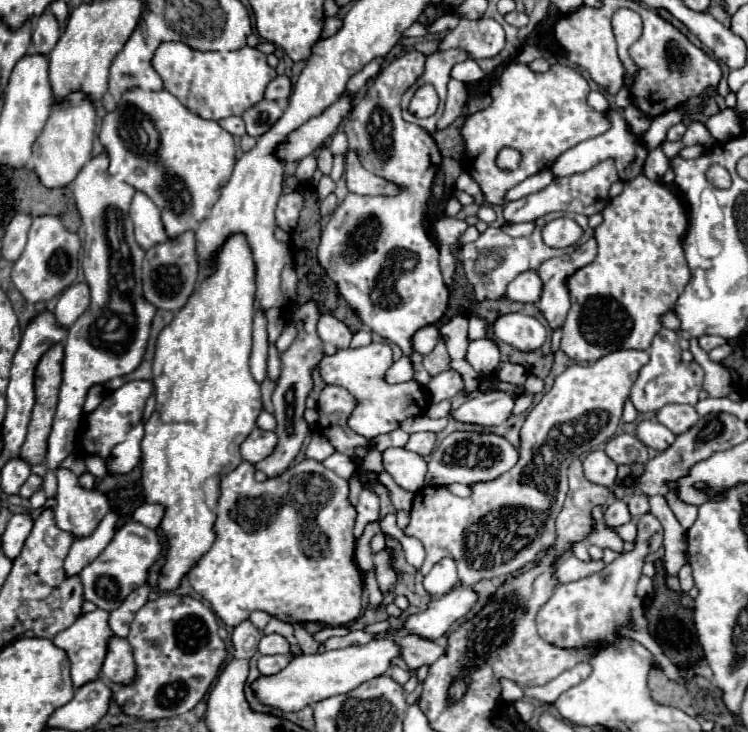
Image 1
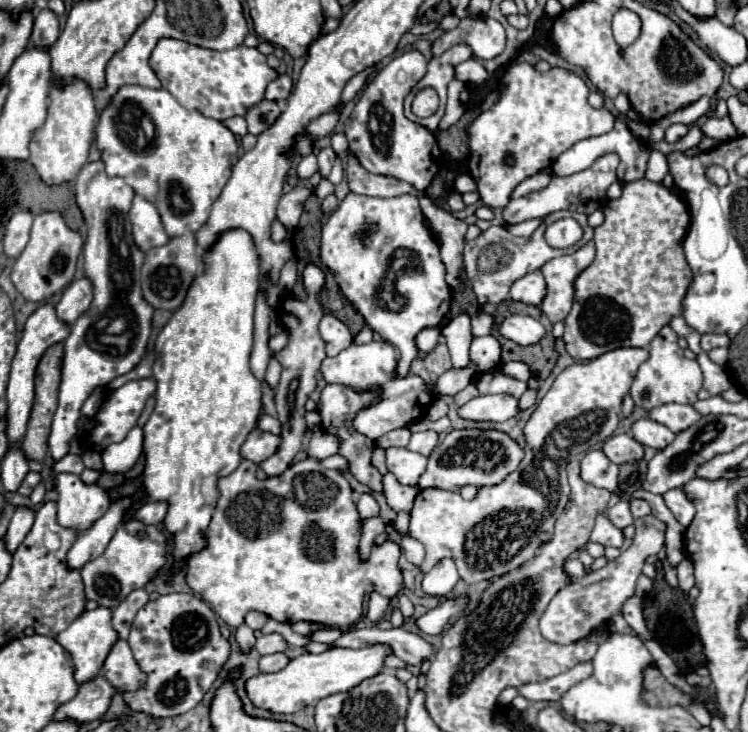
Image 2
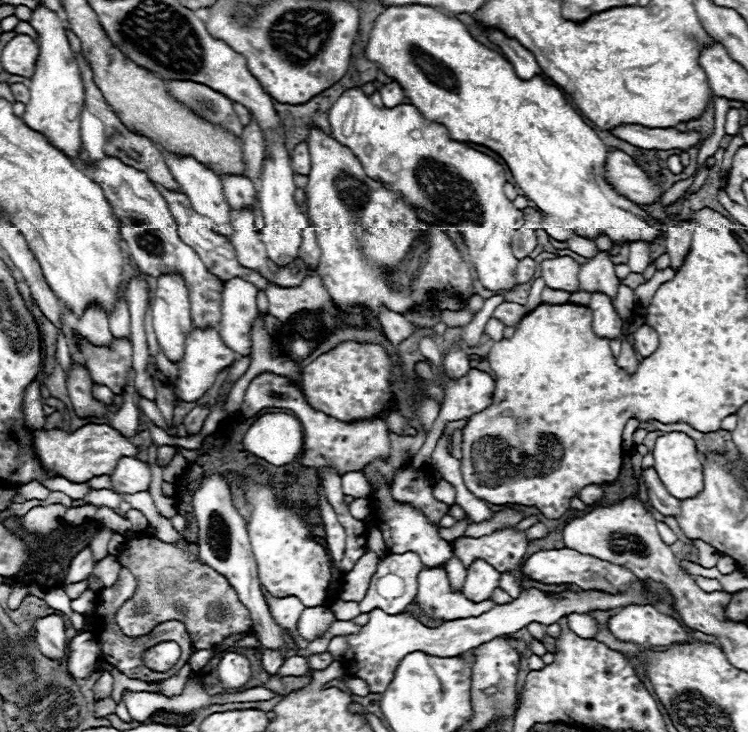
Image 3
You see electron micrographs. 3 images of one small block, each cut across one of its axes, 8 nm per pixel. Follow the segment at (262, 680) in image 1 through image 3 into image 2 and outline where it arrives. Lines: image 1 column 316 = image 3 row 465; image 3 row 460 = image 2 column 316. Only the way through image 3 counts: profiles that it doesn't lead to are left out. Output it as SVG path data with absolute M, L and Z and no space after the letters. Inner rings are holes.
M372 644L366 648L330 648L322 654L300 654L290 660L286 668L274 674L258 674L246 682L246 692L258 708L266 708L276 714L292 714L308 704L338 694L348 692L358 686L362 680L376 676L384 670L384 660L392 654L388 644Z

